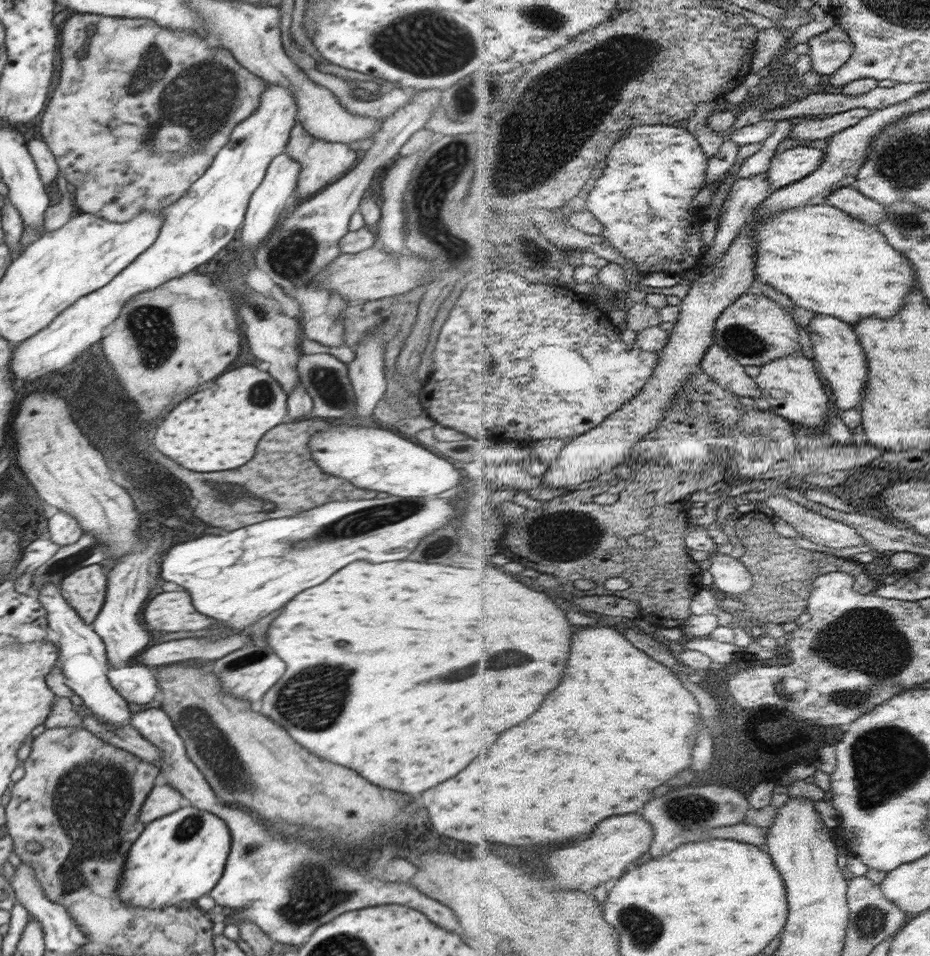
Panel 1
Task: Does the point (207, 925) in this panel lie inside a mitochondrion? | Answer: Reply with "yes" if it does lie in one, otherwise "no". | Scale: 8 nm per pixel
no

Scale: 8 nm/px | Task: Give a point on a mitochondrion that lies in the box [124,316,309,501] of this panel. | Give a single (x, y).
(261, 394)

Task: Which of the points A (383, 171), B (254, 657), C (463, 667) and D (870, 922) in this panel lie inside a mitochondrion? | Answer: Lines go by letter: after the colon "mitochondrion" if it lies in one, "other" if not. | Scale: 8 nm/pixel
A: other
B: other
C: mitochondrion
D: mitochondrion

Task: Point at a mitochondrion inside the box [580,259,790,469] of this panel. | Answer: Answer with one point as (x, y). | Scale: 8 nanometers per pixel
(740, 339)

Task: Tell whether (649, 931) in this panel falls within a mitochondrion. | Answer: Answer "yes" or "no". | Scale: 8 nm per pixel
yes

